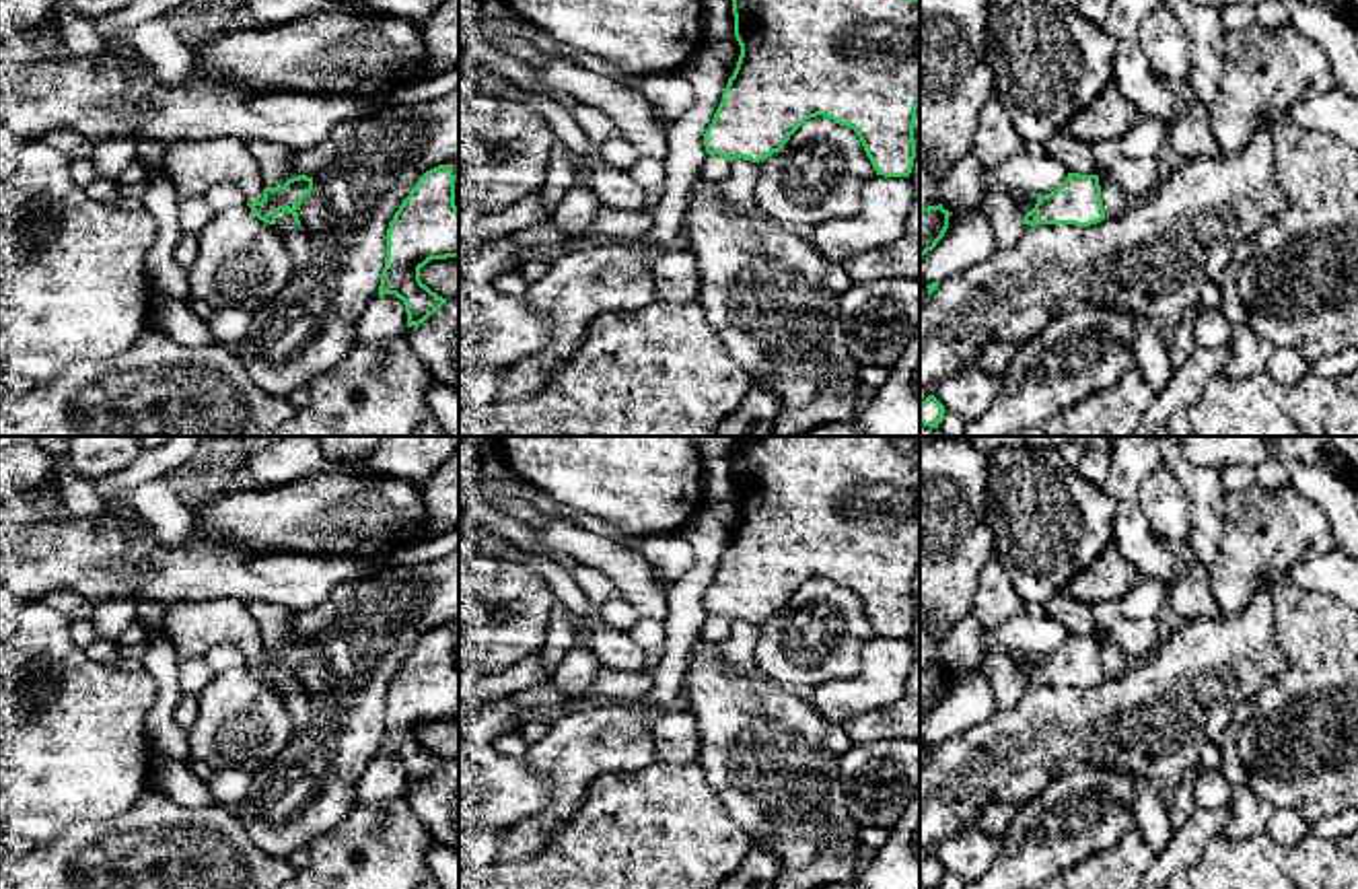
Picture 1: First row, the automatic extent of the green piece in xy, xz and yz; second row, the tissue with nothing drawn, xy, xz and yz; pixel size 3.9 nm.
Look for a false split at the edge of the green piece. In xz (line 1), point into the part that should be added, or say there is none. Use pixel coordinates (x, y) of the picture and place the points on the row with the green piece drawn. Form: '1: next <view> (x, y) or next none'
1: next none

